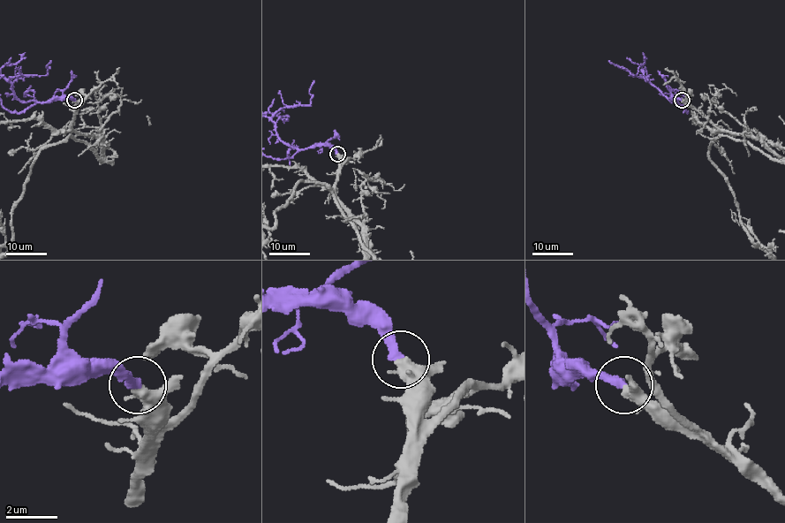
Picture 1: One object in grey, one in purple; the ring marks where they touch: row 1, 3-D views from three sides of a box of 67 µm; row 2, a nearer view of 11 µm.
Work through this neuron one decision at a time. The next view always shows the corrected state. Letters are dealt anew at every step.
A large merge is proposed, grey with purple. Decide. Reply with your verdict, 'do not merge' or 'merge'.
merge

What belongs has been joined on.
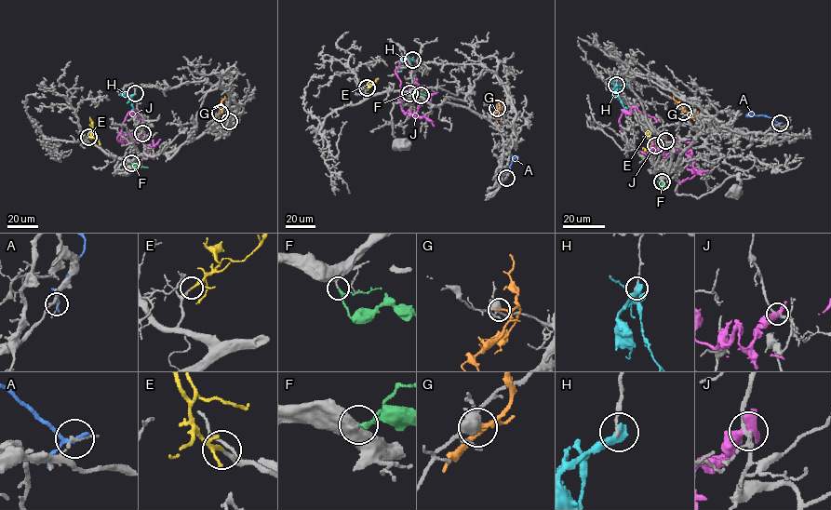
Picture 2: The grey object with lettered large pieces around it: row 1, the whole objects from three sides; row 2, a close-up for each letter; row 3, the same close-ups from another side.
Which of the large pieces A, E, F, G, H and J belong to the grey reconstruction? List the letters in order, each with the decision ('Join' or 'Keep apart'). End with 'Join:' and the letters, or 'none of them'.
A: Keep apart
E: Join
F: Join
G: Keep apart
H: Keep apart
J: Keep apart
Join: E, F

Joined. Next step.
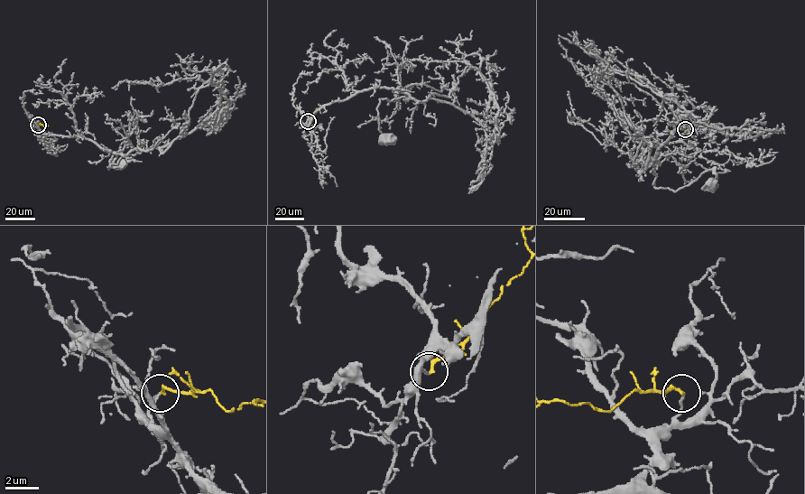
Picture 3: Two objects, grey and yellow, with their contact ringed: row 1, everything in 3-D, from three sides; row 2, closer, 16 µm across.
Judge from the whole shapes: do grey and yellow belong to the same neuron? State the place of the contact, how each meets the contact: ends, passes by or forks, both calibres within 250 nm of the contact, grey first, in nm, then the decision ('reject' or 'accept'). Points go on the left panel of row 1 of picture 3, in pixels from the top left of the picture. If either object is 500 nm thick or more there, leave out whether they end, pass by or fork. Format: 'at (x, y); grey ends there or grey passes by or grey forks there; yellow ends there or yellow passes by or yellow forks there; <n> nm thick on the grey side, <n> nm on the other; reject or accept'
at (38, 125); grey ends there; yellow ends there; 130 nm thick on the grey side, 200 nm on the other; accept

